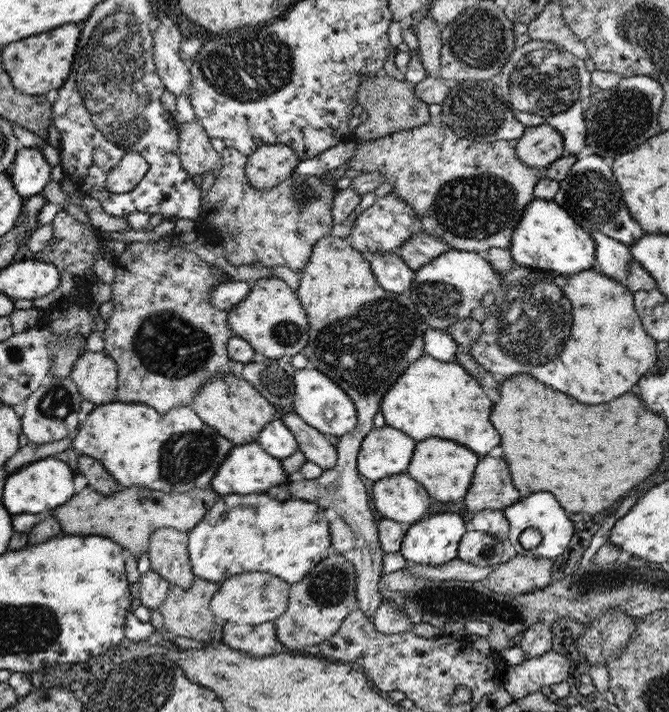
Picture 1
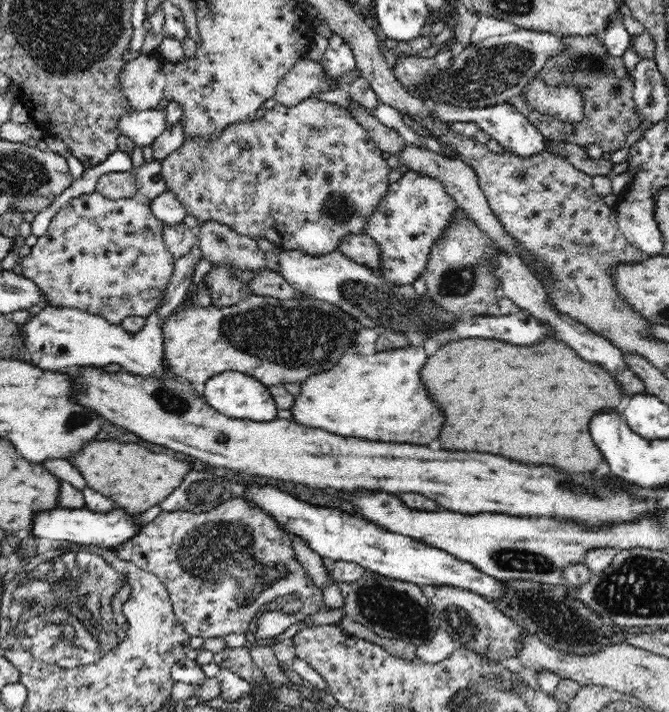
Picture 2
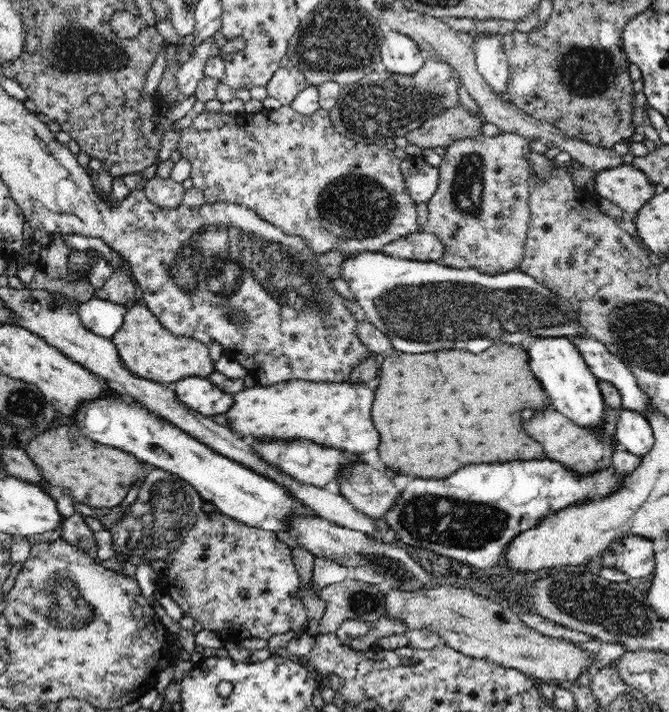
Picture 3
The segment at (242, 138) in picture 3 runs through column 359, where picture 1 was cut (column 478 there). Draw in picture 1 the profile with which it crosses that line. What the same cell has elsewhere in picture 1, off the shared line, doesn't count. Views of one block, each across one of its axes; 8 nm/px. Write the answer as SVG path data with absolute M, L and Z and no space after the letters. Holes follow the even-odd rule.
M434 118L424 125L398 131L369 141L357 141L352 155L352 170L380 172L382 183L392 184L391 192L400 196L418 216L423 232L451 244L452 249L485 254L488 249L510 249L512 235L525 207L535 200L534 187L540 180L540 169L525 165L516 156L517 140L472 142L460 137Z

